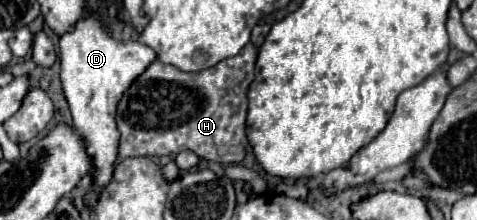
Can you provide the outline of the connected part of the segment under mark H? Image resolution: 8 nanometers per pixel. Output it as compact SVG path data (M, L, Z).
M248 43L236 57L198 73L184 73L160 61L150 63L118 103L116 125L120 131L120 147L116 163L126 157L162 157L184 149L220 165L240 163L248 151L248 89L254 81L256 59L258 45Z

